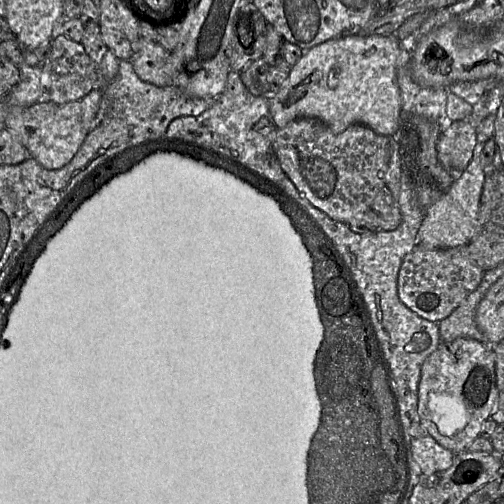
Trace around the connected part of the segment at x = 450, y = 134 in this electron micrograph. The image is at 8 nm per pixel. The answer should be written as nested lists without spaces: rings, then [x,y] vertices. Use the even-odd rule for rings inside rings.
[[[459,120],[455,122],[447,121],[447,123],[445,123],[442,126],[442,133],[437,143],[438,160],[441,163],[441,165],[444,167],[444,169],[448,171],[456,180],[461,176],[463,171],[468,167],[473,157],[473,152],[477,143],[476,128],[479,125],[480,124],[478,124],[475,127],[468,120]]]

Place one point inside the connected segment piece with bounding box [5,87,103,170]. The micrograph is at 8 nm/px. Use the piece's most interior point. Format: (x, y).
(52, 133)

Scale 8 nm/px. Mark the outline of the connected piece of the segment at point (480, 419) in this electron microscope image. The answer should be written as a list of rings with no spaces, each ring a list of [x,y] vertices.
[[[459,338],[450,343],[442,343],[426,359],[421,369],[418,385],[417,419],[444,448],[458,454],[468,450],[470,444],[480,437],[483,423],[490,418],[497,401],[497,377],[493,347],[471,338]]]

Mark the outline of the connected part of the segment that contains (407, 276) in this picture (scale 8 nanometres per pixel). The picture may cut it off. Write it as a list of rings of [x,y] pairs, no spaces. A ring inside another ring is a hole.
[[[417,244],[401,264],[397,292],[400,301],[420,317],[439,323],[480,285],[485,271],[470,257],[468,246],[429,250]]]

